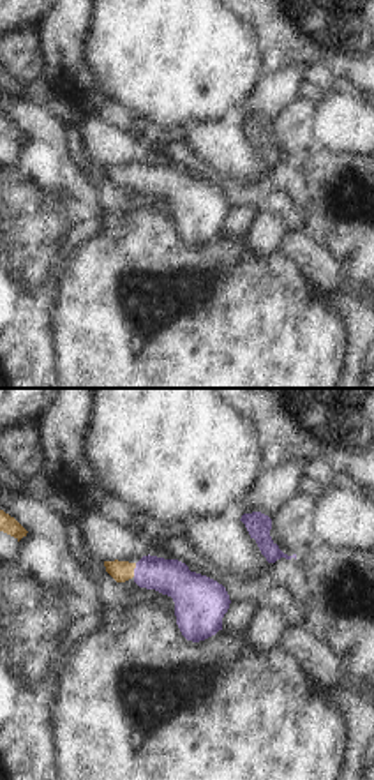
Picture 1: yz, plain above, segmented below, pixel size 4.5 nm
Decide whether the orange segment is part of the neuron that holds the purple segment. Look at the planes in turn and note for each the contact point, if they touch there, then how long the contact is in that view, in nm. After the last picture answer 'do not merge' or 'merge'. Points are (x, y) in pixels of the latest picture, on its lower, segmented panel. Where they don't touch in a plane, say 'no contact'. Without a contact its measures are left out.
contact (134, 570); length 70 nm

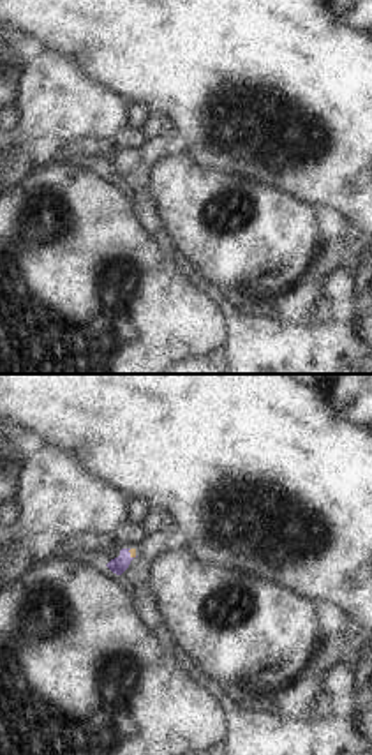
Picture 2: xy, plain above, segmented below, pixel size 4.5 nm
contact (133, 558); length 50 nm

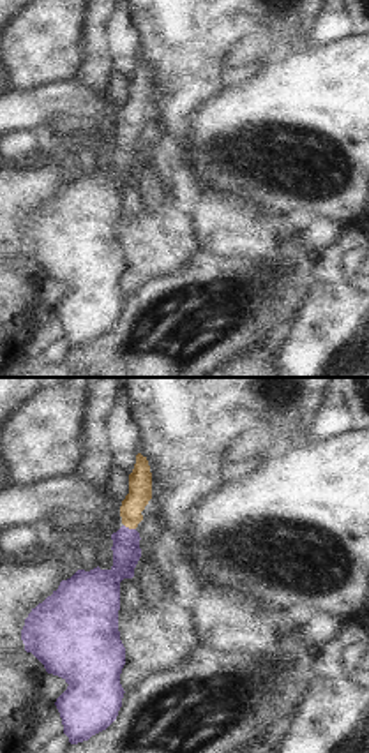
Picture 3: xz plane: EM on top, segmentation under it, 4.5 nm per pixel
contact (128, 528); length 60 nm

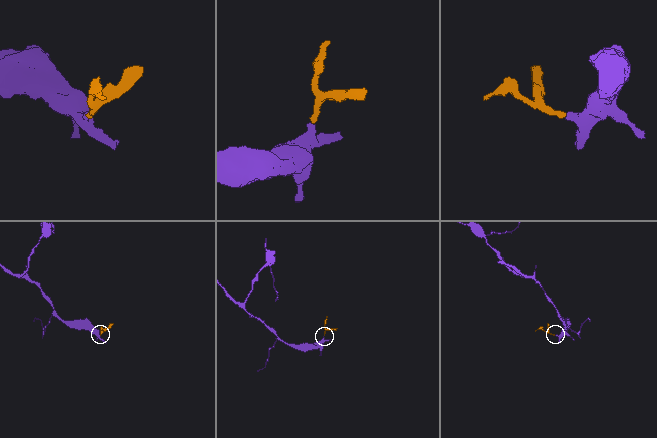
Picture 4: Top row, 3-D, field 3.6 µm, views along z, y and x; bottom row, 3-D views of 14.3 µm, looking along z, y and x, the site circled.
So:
merge

